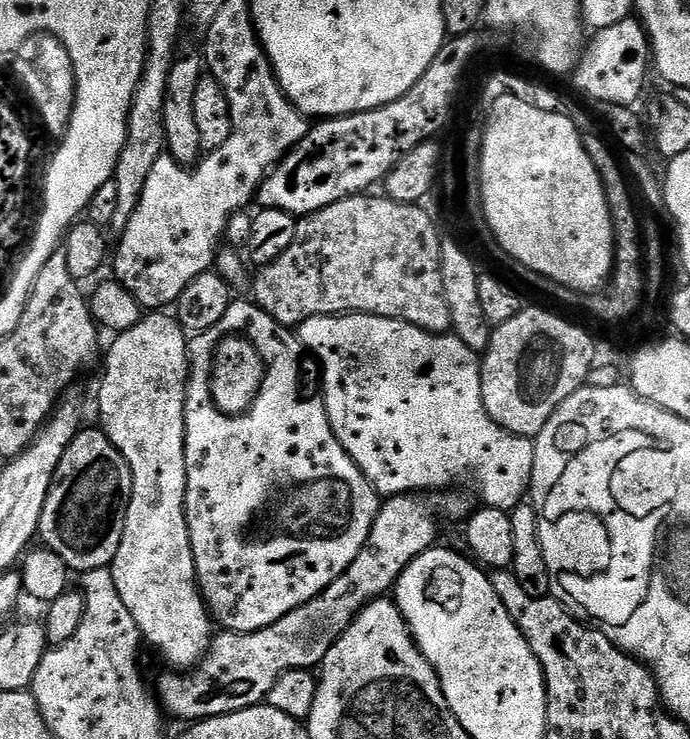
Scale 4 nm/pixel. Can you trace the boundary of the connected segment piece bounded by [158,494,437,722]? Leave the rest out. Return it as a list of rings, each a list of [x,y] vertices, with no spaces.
[[[416,494],[407,496],[393,496],[385,499],[380,506],[380,512],[374,518],[374,526],[368,535],[368,541],[358,550],[358,558],[350,562],[350,566],[336,579],[326,590],[322,590],[310,602],[306,602],[301,608],[296,608],[286,618],[274,622],[274,626],[266,626],[257,632],[230,632],[221,631],[213,635],[212,647],[204,655],[203,660],[195,669],[187,674],[172,670],[160,680],[160,692],[158,700],[163,711],[169,717],[177,716],[184,722],[197,720],[209,720],[211,716],[221,716],[237,712],[243,708],[252,708],[261,703],[267,697],[268,691],[278,682],[278,678],[284,672],[306,668],[315,669],[323,665],[326,654],[336,645],[336,639],[352,624],[352,619],[361,612],[372,600],[379,600],[385,594],[393,591],[396,579],[418,558],[427,548],[433,547],[436,540],[436,516],[432,508],[427,504],[427,499]]]

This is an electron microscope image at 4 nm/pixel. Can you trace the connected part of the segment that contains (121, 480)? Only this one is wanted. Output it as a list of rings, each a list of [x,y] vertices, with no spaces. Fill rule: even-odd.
[[[99,427],[81,428],[74,442],[66,446],[62,462],[58,462],[58,470],[46,494],[46,506],[42,506],[38,536],[43,547],[58,554],[73,573],[109,567],[114,554],[118,554],[118,542],[122,542],[131,493],[130,466],[114,442],[110,442]]]

